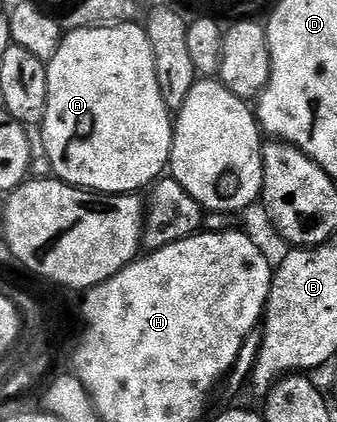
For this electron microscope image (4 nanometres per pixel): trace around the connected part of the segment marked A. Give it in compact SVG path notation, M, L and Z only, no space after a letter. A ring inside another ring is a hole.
M141 24L105 25L95 29L71 29L65 34L52 59L46 67L48 75L48 103L46 114L40 126L44 156L51 160L54 177L78 189L88 189L96 193L138 193L142 188L153 186L167 172L174 138L174 123L172 110L165 105L164 95L161 94L157 82L156 59L152 51L152 43L148 39L145 28Z

